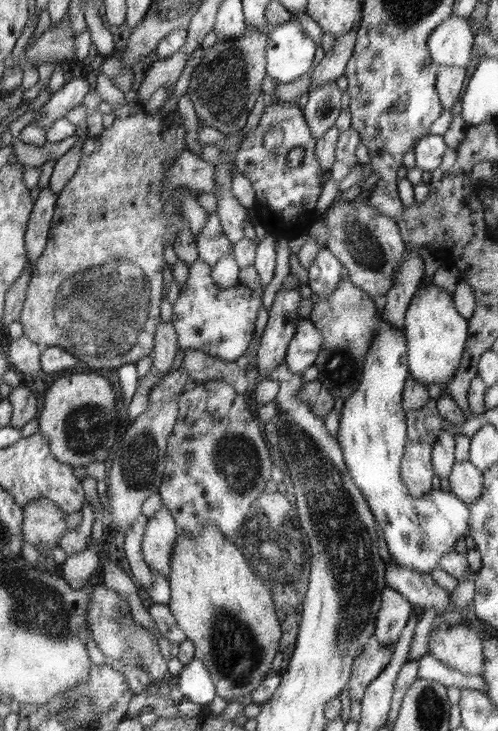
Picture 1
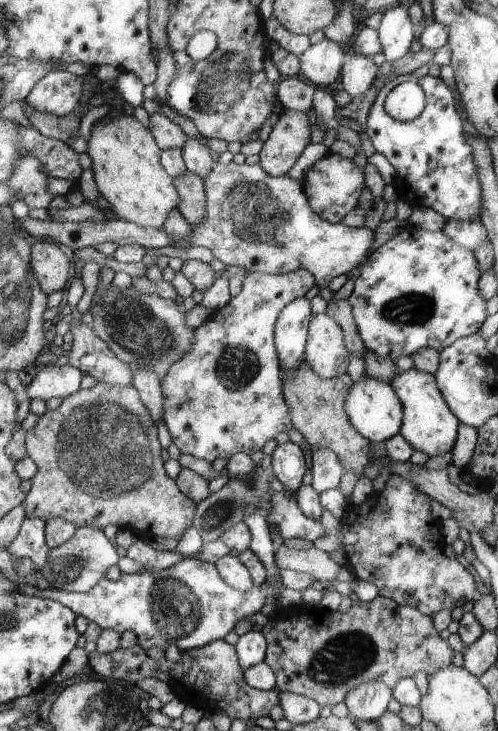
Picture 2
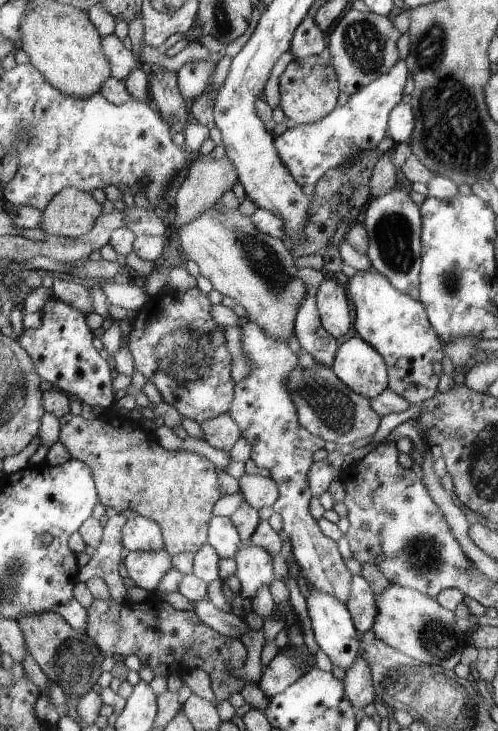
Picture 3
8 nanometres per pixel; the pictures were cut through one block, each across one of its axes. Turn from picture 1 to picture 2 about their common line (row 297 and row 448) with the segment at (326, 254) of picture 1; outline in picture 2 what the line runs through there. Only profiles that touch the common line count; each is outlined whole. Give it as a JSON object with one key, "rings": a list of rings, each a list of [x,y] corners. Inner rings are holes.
{"rings":[[[326,448],[313,450],[312,468],[310,468],[311,486],[318,492],[318,495],[326,490],[337,488],[341,484],[345,470],[342,462],[332,450]]]}

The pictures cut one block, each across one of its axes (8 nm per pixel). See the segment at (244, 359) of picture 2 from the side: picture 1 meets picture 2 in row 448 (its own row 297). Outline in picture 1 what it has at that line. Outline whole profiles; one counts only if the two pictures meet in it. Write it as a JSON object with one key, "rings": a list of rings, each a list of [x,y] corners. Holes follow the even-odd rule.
{"rings":[[[200,260],[190,264],[188,281],[180,289],[171,317],[172,326],[178,335],[179,349],[202,351],[228,362],[238,360],[252,340],[252,330],[256,328],[256,314],[262,302],[264,287],[261,284],[256,292],[251,292],[243,285],[220,290],[213,278],[210,264]]]}

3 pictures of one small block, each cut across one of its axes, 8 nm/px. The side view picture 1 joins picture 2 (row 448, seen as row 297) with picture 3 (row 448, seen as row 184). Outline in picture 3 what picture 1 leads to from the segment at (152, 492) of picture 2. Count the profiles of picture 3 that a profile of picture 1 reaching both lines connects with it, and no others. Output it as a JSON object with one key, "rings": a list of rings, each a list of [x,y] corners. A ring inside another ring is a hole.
{"rings":[[[68,412],[59,421],[59,441],[72,459],[91,467],[105,508],[114,508],[118,513],[134,510],[157,522],[162,527],[164,549],[170,556],[195,554],[207,544],[209,522],[215,504],[222,498],[217,466],[208,458],[188,451],[167,451],[138,425],[118,424],[112,415],[87,420]]]}

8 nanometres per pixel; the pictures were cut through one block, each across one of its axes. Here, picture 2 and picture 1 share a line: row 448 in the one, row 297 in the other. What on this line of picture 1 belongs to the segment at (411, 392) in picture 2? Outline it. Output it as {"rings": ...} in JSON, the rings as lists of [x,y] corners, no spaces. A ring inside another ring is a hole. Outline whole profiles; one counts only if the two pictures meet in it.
{"rings":[[[432,280],[426,286],[422,286],[421,281],[404,317],[403,334],[407,340],[407,366],[410,369],[410,378],[417,380],[427,388],[434,384],[444,385],[451,381],[459,369],[460,361],[463,360],[467,338],[470,336],[468,319],[460,315],[458,308],[455,307],[454,296],[445,292],[442,288],[436,287]]]}

